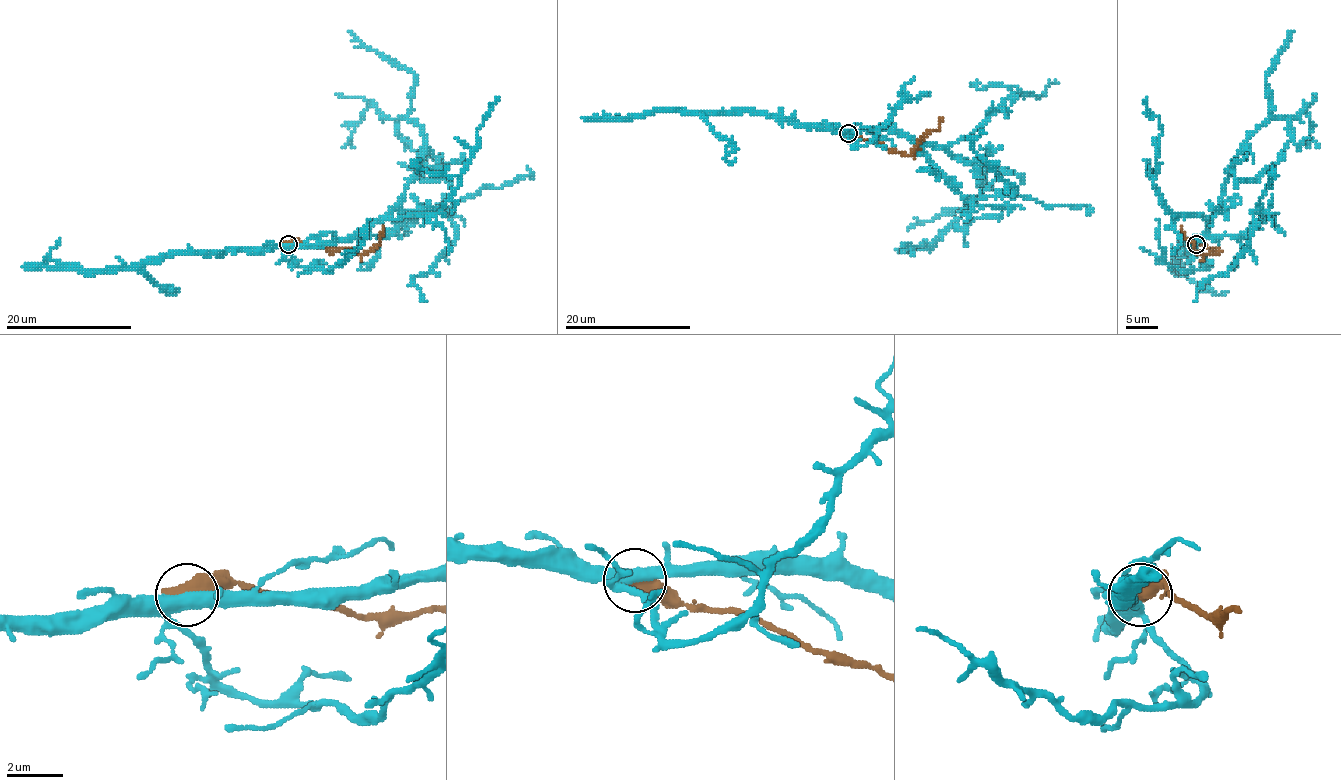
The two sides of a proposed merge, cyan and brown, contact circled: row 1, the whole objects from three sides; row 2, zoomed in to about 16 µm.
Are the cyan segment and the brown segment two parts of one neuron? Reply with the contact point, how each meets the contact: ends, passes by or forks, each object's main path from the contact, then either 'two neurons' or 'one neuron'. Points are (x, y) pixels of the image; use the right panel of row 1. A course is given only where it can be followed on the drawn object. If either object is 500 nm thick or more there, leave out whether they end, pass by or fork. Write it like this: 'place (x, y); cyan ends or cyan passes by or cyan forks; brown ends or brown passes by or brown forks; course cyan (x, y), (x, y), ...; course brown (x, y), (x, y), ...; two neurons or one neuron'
place (1196, 244); course cyan (1196, 244), (1207, 231), (1240, 150), (1270, 117), (1266, 76), (1292, 32); course brown (1196, 244), (1218, 248), (1205, 255), (1197, 253), (1182, 231), (1182, 225); two neurons

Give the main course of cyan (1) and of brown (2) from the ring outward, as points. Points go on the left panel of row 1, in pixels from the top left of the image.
1: (288, 244), (333, 244), (374, 225), (401, 198), (426, 150), (424, 131), (409, 117), (415, 76), (347, 32)
2: (288, 244), (349, 248), (360, 255), (368, 253), (380, 241), (383, 225)

